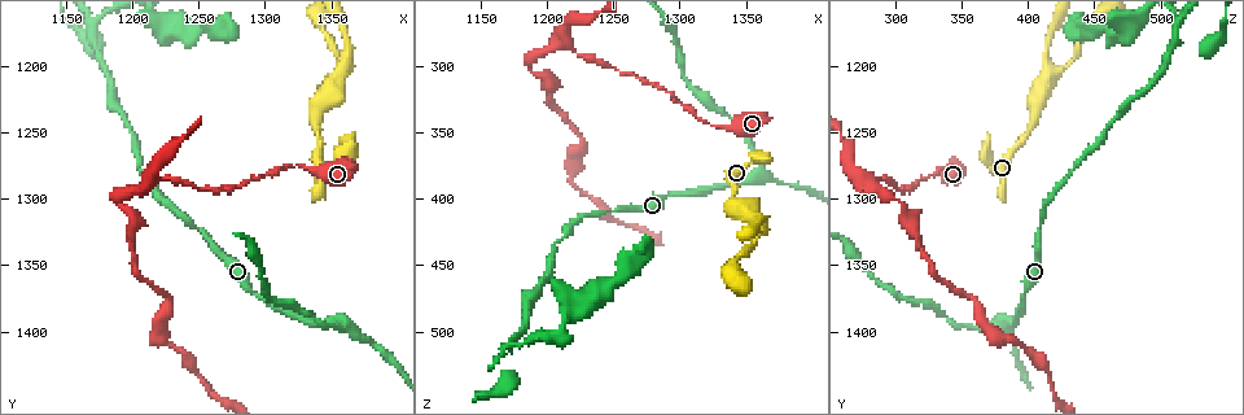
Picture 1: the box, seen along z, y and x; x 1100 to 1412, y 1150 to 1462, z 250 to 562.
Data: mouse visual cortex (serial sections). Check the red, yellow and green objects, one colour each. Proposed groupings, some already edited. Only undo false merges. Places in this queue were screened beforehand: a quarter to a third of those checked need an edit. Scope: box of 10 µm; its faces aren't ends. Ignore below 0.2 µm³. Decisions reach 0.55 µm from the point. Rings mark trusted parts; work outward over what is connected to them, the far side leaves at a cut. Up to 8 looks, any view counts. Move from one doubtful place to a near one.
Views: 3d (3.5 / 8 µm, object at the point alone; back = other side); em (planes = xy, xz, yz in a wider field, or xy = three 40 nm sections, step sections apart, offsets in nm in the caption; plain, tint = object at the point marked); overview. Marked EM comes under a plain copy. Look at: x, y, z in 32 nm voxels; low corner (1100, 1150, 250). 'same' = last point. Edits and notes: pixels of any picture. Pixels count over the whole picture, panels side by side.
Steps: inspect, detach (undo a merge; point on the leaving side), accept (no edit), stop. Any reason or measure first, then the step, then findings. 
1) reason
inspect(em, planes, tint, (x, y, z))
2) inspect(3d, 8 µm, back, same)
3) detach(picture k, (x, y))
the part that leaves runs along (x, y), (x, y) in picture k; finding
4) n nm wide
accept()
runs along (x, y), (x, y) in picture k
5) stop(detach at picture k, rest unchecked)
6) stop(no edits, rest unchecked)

arms part here
inspect(3d, 3.5 µm, back, (1172, 1170, 510))

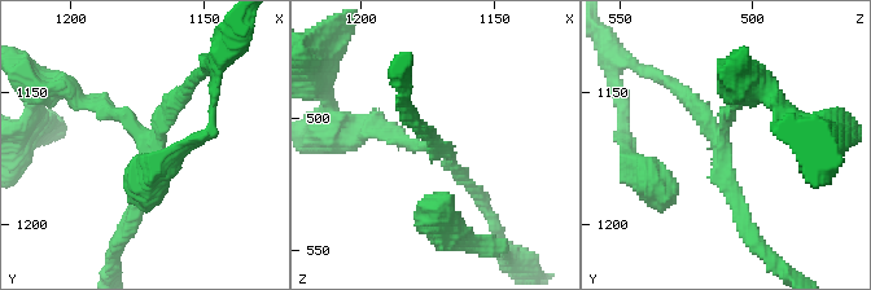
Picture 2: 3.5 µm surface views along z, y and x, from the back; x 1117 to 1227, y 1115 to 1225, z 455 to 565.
3 arms; arms of 150, 200, 200 nm
inspect(em, xy, step 3, tint, (1171, 1171, 511))

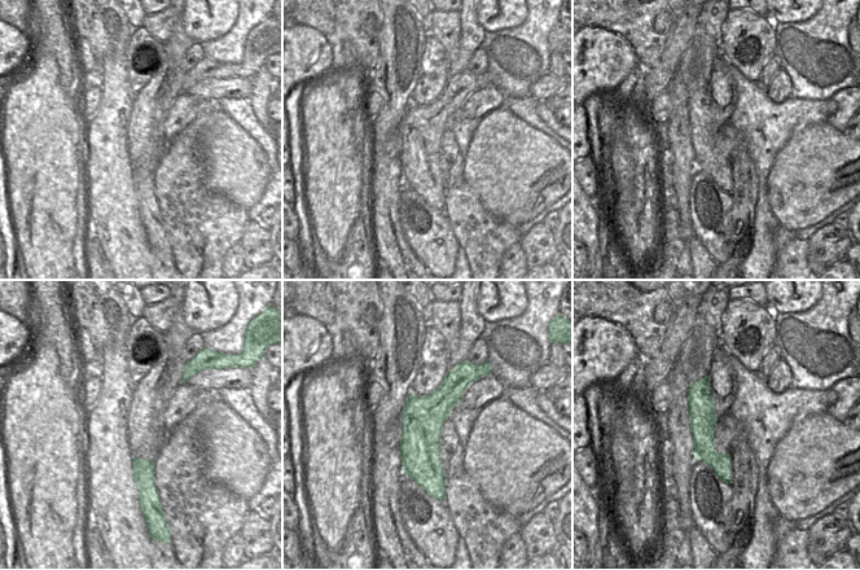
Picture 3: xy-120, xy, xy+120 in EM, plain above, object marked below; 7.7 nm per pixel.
accept()
one cell here

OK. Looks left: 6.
arms part here
inspect(3d, 3.5 µm, (1362, 1392, 382))

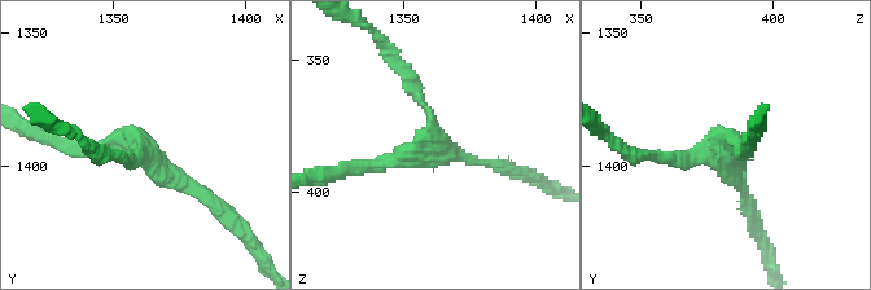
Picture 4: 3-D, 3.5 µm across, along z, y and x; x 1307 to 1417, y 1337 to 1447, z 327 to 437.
3 arms; arms of 150, 150, 150 nm; now the EM
inspect(em, planes, tint, (1361, 1393, 384))

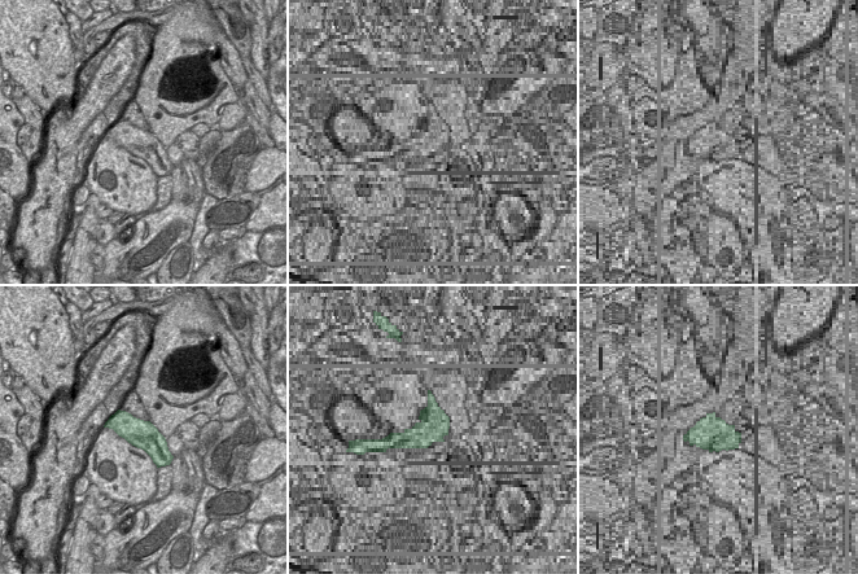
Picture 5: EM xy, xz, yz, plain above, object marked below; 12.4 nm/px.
inspect(em, xy, step 5, tint, same)

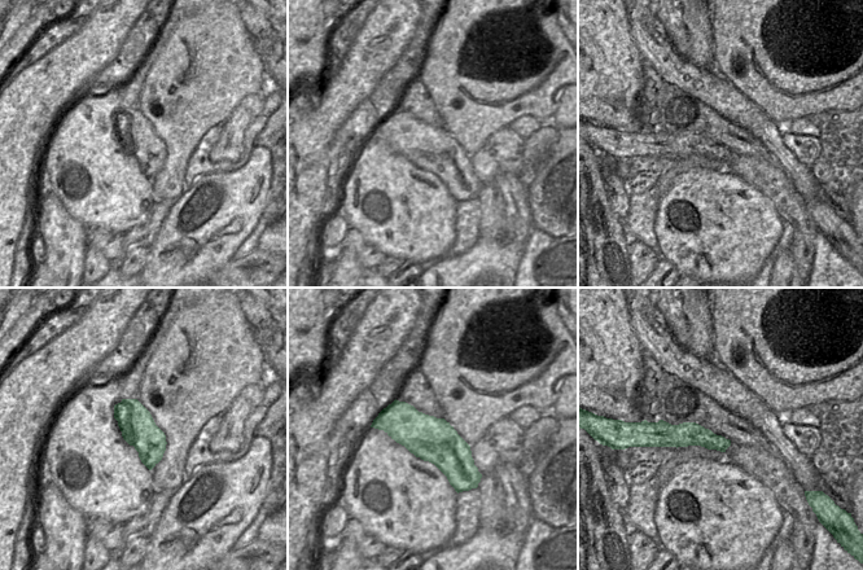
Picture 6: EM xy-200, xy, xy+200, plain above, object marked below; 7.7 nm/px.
accept()
runs along (346, 167), (430, 148), (430, 111), (406, 71) in picture 4; one cell here

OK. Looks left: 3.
sharp bend
inspect(3d, 3.5 µm, (1188, 1302, 306))

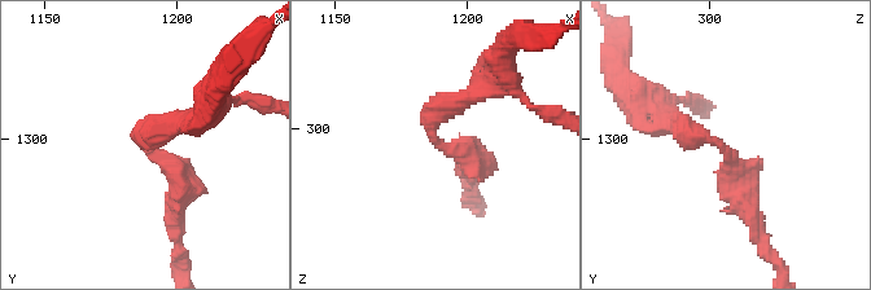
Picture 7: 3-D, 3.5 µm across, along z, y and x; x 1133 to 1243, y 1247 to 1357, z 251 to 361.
arms of 250, 300 nm; now the EM
inspect(em, planes, tint, (1188, 1303, 304))

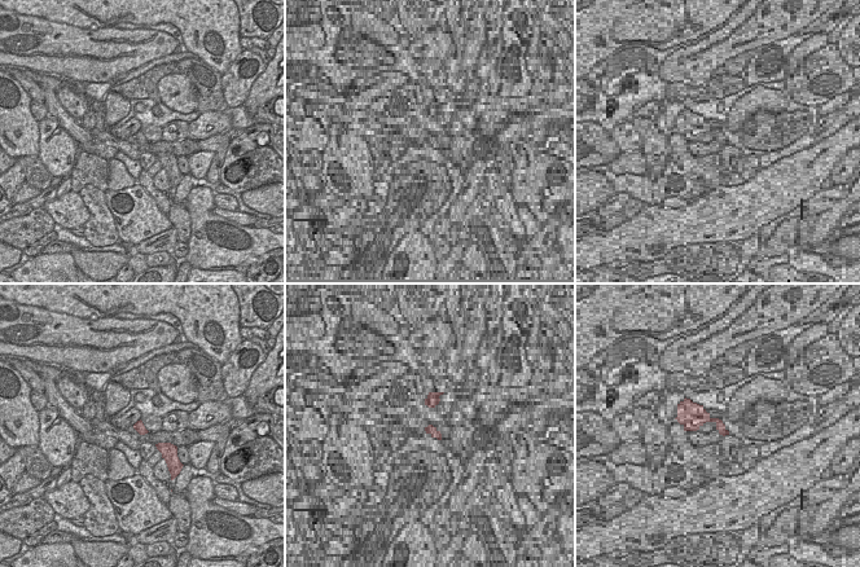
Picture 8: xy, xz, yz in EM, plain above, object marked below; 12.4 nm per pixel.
another direction
inspect(em, xy, step 1, tint, same)

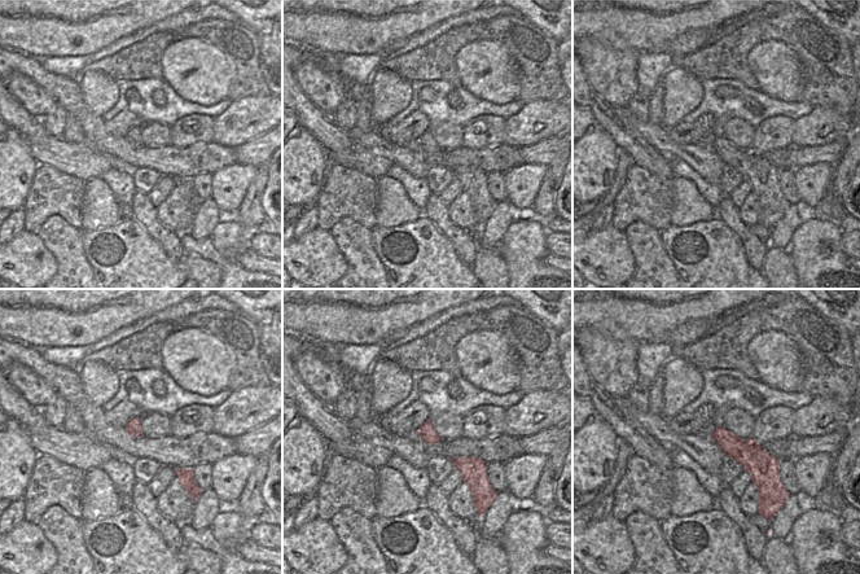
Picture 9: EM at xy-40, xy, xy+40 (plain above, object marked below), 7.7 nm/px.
130 nm wide
accept()
runs along (668, 122), (725, 149), (748, 205) in picture 7; one cell here

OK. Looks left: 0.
stop(no edits, rest unchecked)

